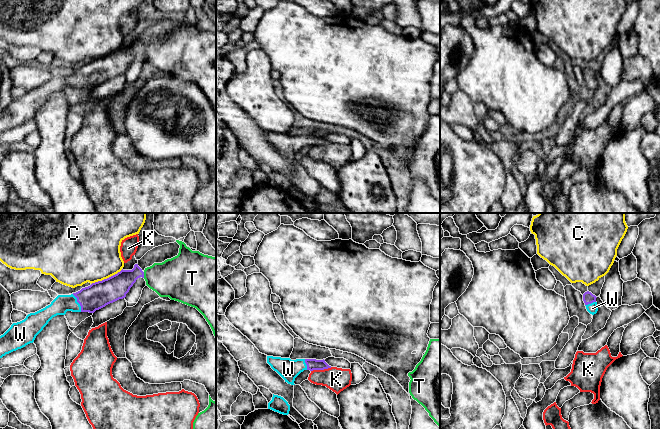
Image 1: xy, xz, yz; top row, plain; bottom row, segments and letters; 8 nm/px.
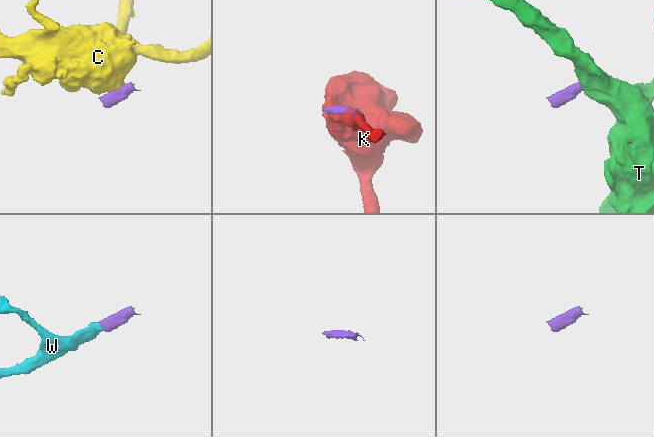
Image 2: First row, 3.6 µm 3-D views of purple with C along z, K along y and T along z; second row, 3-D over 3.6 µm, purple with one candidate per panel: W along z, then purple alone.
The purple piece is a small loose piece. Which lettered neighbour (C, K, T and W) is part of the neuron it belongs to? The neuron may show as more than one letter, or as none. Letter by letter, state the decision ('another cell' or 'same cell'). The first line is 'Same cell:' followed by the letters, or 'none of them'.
Same cell: W
C: another cell
K: another cell
T: another cell
W: same cell

